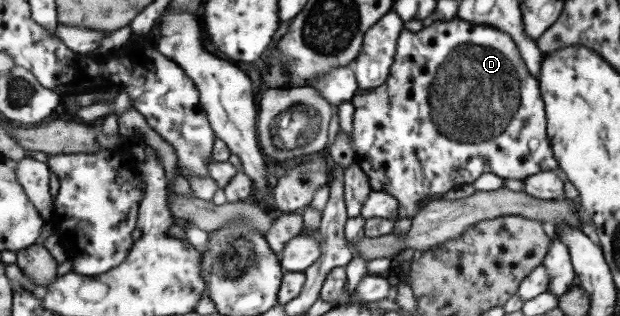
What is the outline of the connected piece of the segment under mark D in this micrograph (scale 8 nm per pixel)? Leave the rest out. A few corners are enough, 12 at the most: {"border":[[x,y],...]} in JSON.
{"border":[[401,32],[352,134],[414,219],[483,174],[566,178],[513,36]]}

